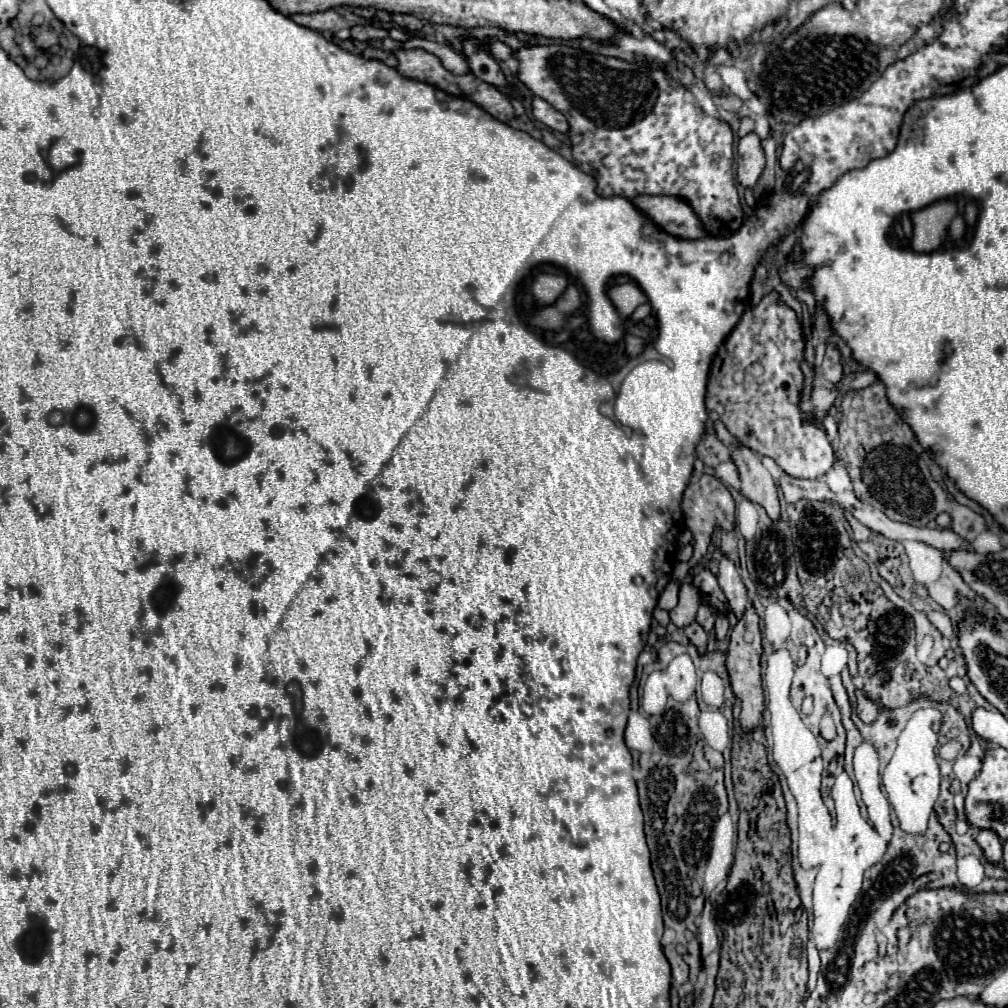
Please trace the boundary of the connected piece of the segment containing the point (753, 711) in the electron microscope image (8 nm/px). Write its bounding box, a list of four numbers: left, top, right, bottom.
[726,604,764,732]

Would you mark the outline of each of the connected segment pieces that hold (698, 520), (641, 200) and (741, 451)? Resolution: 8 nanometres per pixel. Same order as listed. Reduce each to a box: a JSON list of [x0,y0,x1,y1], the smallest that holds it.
[[682,474,734,562],[634,196,706,238],[732,448,780,524]]

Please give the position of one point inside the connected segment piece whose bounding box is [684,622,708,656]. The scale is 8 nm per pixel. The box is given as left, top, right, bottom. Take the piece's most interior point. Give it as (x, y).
(698, 637)

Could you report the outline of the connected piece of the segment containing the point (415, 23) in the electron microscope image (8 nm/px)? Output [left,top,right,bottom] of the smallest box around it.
[392,14,422,30]

